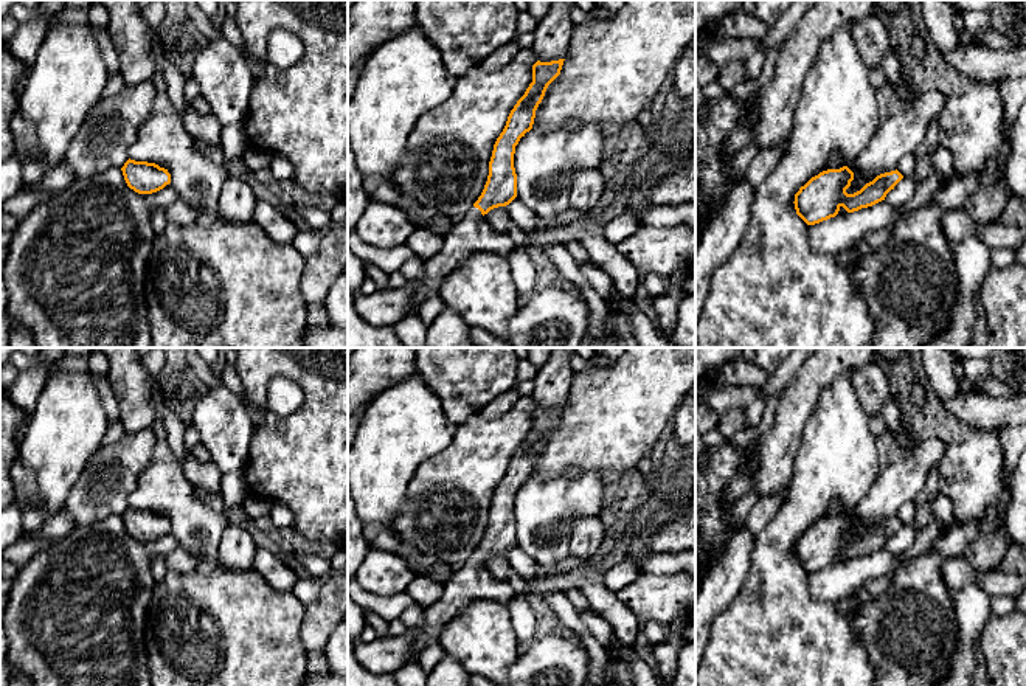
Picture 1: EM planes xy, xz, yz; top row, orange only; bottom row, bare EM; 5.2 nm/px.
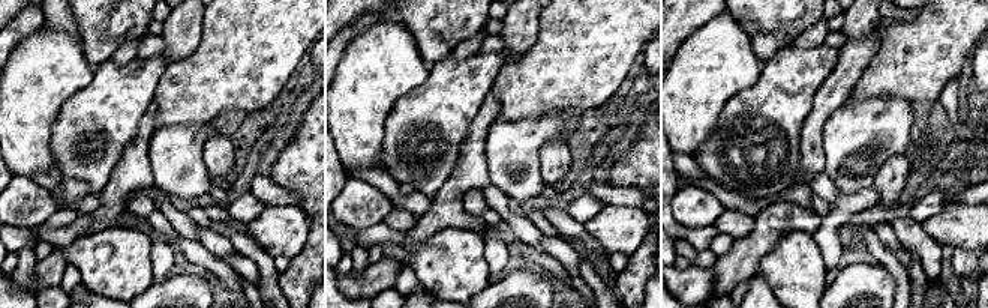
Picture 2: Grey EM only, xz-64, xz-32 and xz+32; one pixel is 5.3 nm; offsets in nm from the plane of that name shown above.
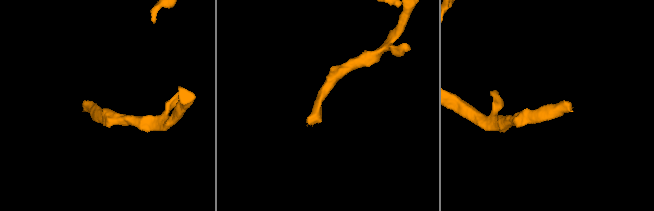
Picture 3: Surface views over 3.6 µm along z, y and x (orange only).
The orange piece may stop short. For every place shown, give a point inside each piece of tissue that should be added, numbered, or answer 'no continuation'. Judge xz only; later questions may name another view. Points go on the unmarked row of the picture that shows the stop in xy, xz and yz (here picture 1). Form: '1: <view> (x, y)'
1: xz (471, 581)

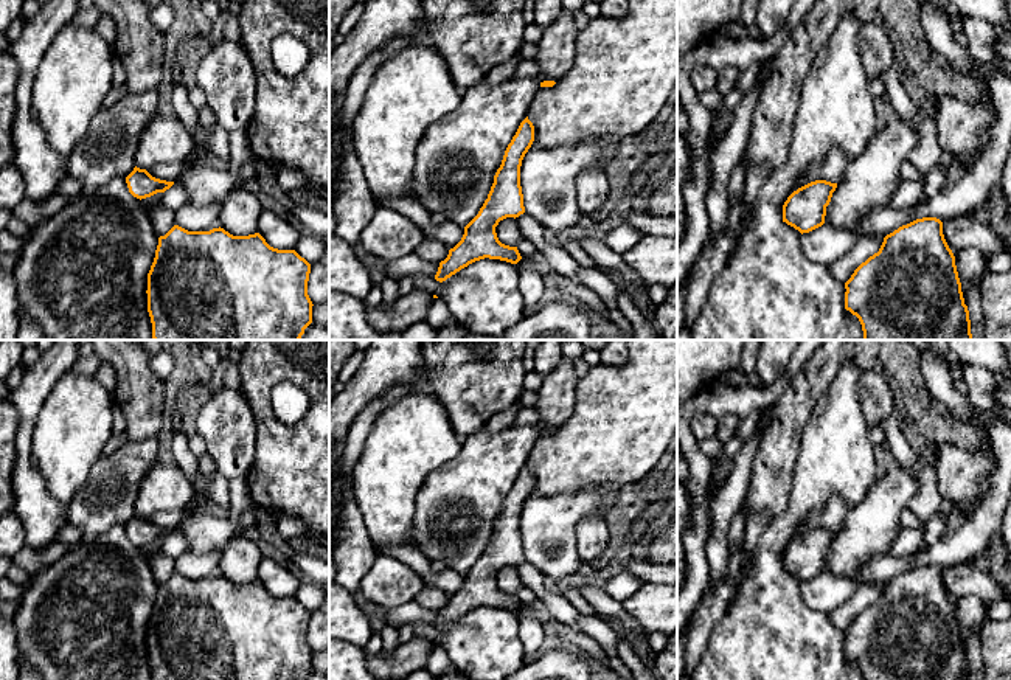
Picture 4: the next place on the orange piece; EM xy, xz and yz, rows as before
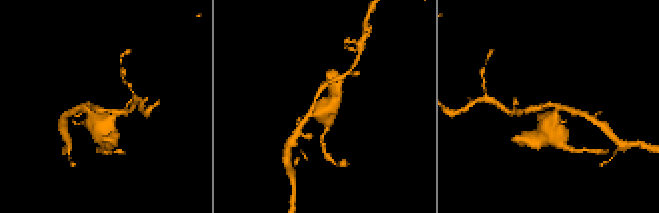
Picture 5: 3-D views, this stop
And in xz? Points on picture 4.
no continuation

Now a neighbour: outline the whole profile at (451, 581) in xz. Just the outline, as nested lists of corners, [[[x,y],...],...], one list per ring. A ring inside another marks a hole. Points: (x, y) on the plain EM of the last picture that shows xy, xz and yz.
[[[376,545],[377,554],[388,554],[399,562],[408,565],[416,574],[419,574],[427,585],[435,585],[441,588],[449,598],[453,596],[463,585],[464,576],[447,570],[443,574],[435,574],[427,556],[408,545],[408,546],[379,546]]]

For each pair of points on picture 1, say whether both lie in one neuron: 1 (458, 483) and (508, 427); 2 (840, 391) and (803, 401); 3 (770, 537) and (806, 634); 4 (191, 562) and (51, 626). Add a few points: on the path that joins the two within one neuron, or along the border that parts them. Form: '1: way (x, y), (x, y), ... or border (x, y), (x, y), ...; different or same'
1: way (469, 469), (494, 441); same
2: border (845, 370), (820, 393), (814, 412), (803, 429); different
3: way (773, 561), (775, 602), (783, 610); same
4: border (177, 545), (165, 557); different

